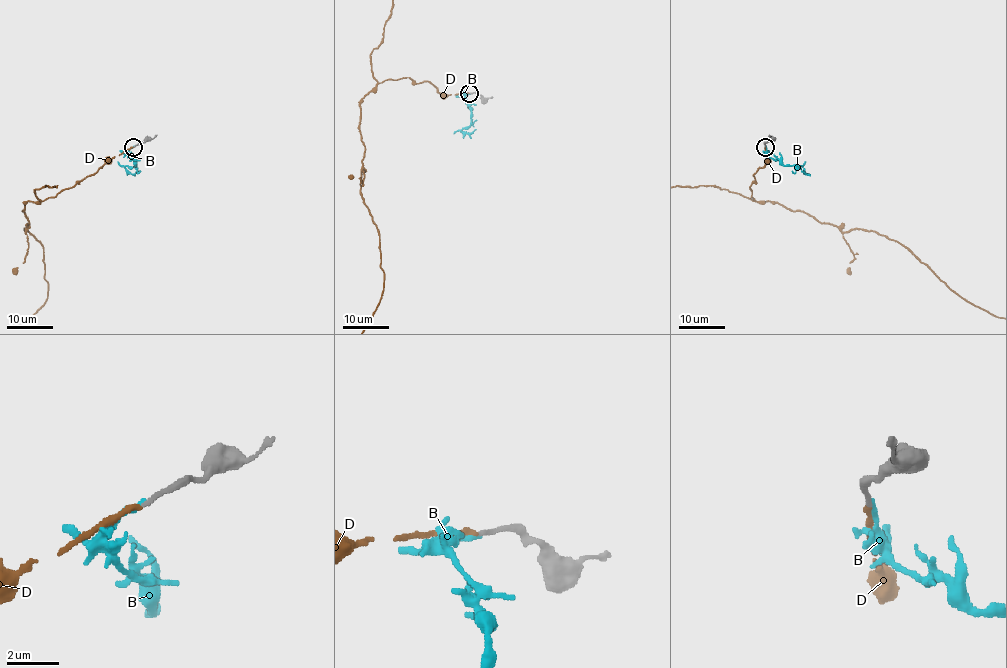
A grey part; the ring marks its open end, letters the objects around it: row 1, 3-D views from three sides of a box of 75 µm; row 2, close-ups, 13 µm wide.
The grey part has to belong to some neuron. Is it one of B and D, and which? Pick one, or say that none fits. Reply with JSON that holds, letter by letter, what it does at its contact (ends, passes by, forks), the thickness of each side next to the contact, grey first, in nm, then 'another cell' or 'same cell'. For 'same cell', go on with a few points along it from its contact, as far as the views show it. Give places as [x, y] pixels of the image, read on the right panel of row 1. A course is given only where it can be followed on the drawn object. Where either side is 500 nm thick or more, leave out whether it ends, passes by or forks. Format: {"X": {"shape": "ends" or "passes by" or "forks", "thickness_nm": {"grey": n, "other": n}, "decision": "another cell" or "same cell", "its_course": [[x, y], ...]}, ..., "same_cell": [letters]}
{"B": {"shape": "ends", "thickness_nm": {"grey": 170, "other": 190}, "decision": "another cell"}, "D": {"shape": "ends", "thickness_nm": {"grey": 160, "other": 200}, "decision": "same cell"}, "same_cell": ["D"]}

